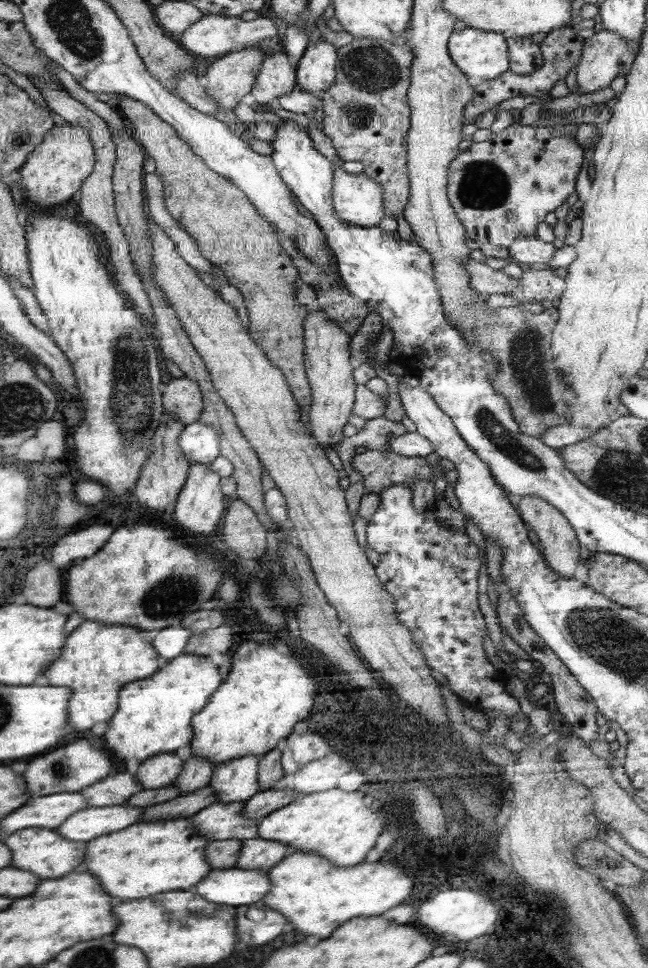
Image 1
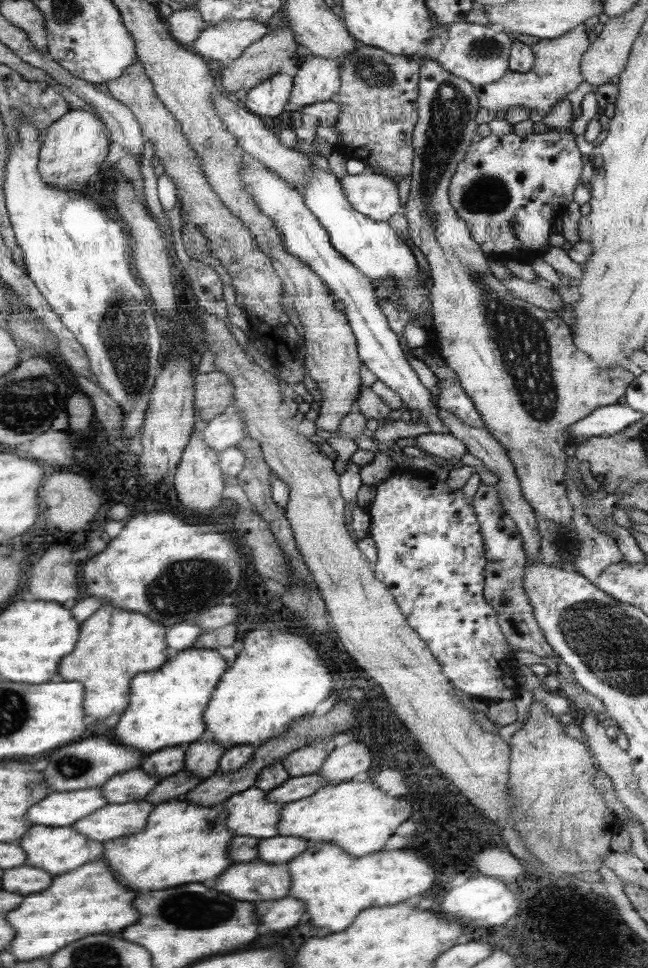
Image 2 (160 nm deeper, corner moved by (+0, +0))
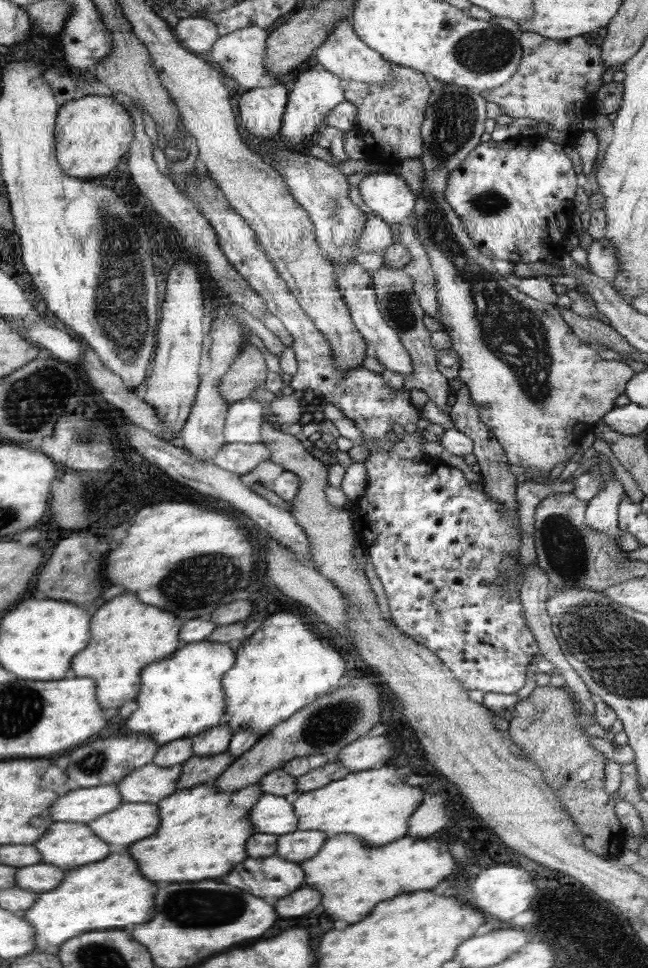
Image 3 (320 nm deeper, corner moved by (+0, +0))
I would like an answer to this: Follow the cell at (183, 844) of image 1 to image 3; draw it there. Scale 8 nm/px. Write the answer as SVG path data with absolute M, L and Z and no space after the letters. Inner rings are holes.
M213 782L174 791L157 802L160 806L160 834L132 844L130 854L140 862L140 870L144 870L144 876L152 878L152 882L224 879L232 866L248 858L246 842L255 833L250 814L264 793L258 783L234 792L216 790Z

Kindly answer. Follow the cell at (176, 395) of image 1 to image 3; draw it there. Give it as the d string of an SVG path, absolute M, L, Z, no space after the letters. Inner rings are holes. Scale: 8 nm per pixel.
M247 342L247 347L235 359L227 374L221 378L220 394L230 402L248 399L257 386L266 383L266 367L264 354Z

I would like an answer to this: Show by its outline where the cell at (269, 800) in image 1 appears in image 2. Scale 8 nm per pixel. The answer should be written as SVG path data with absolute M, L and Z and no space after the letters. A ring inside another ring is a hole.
M320 773L293 776L286 779L280 787L266 792L268 800L275 803L286 804L296 802L312 796L322 786L327 785L327 778Z

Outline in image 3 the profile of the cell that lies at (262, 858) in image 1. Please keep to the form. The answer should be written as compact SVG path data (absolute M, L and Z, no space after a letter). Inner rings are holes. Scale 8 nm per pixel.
M300 830L277 837L277 854L289 861L301 862L314 858L328 838L321 830Z

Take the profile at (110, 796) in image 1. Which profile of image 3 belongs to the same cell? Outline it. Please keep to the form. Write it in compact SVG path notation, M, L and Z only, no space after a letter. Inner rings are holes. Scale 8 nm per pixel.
M152 762L132 771L128 774L128 778L124 778L124 782L120 782L117 786L120 792L124 792L123 800L126 802L157 804L176 791L180 771L182 765L162 768Z

